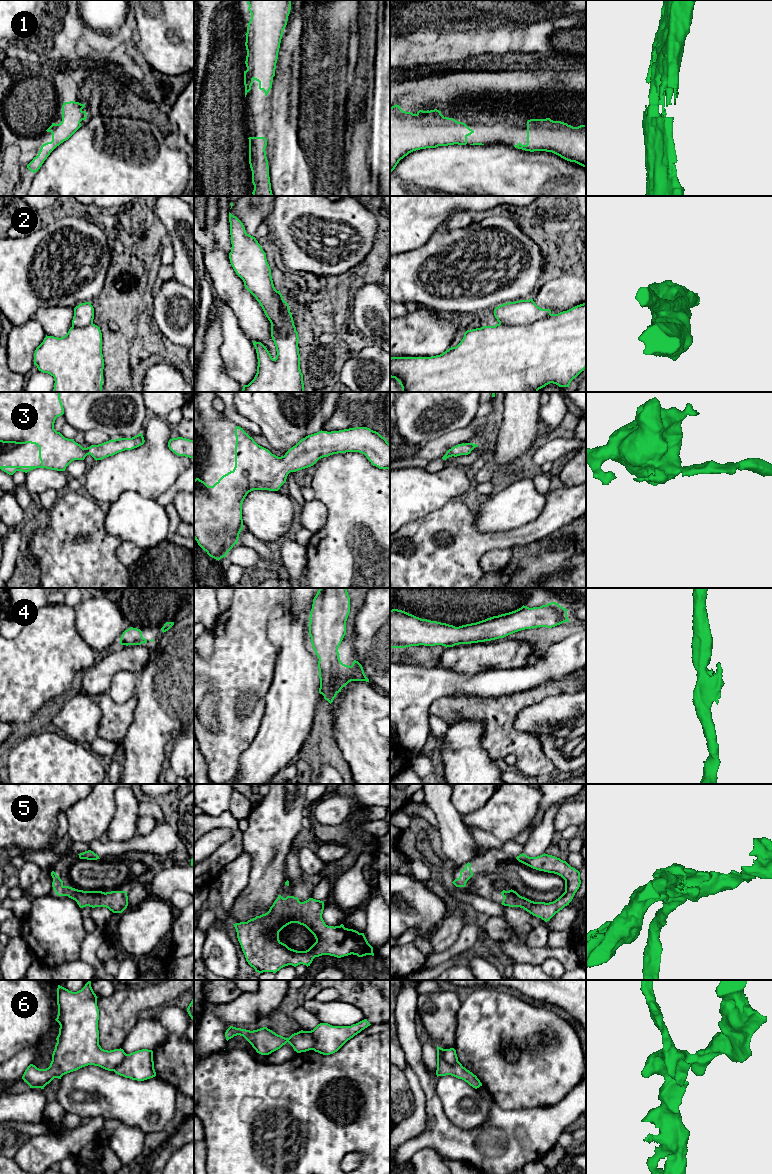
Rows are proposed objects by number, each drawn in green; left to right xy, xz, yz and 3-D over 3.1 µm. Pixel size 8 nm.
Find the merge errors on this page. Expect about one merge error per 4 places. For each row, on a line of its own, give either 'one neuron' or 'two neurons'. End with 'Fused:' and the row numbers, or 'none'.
1: one neuron
2: two neurons
3: one neuron
4: one neuron
5: one neuron
6: two neurons
Fused: 2, 6

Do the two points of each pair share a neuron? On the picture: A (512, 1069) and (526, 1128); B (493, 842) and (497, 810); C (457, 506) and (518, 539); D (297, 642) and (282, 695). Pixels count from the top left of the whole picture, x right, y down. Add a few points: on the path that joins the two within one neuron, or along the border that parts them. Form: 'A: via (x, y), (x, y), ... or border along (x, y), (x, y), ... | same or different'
A: border along (498, 1105), (504, 1109), (544, 1107) | different
B: border along (473, 825), (491, 833), (502, 841) | different
C: via (464, 524), (479, 539), (500, 539) | same
D: via (296, 655), (295, 682) | same

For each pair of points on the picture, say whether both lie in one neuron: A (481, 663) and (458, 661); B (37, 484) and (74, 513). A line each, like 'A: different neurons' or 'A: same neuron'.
A: same neuron
B: different neurons

